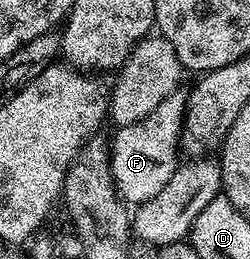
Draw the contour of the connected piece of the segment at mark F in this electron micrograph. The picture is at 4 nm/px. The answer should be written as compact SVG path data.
M185 91L173 92L151 114L145 115L140 122L121 125L114 138L111 138L110 173L113 174L114 187L125 203L137 206L150 201L160 194L178 167L176 154L180 152L186 97Z

